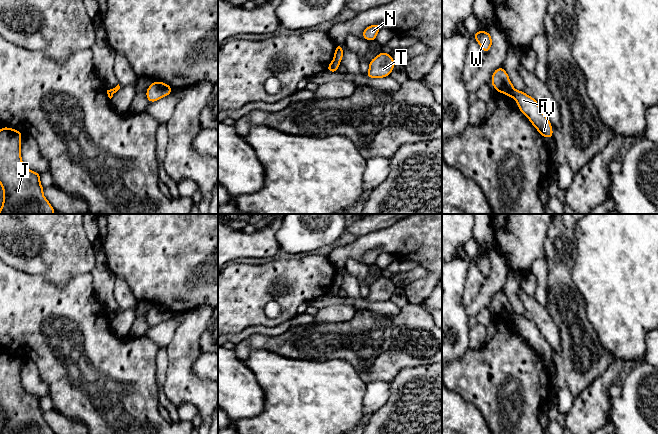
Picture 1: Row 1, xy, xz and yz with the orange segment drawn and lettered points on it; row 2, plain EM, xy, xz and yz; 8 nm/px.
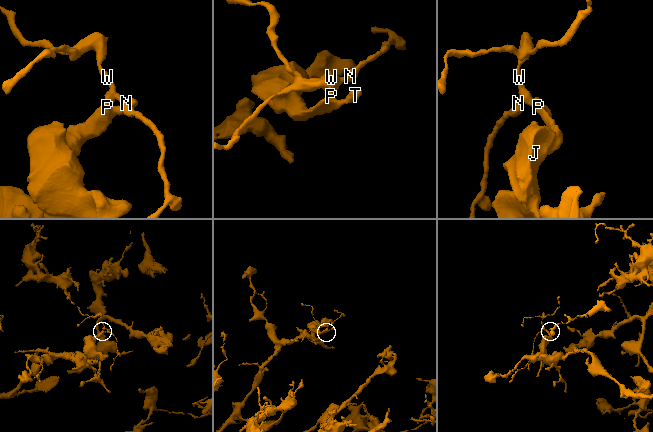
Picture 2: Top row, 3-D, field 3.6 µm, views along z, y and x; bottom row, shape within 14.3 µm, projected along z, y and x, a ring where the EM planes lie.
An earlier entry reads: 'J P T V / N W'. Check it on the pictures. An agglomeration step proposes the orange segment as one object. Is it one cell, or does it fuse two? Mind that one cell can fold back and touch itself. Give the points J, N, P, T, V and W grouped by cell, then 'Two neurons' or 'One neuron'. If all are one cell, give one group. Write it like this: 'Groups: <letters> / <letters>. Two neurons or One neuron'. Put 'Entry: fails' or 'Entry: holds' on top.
Entry: holds
Groups: J P T V / N W. Two neurons

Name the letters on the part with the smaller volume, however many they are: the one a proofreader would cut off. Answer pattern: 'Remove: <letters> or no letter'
Remove: N, W

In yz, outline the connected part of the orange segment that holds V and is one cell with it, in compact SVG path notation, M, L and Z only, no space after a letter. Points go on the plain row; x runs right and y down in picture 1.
M515 314L513 321L517 326L519 334L530 344L540 359L552 363L552 349L547 340L540 333L537 325L532 320L525 318L524 315Z

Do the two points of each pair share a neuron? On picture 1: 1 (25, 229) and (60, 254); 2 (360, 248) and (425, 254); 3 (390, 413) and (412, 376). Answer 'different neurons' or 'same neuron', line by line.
1: same neuron
2: same neuron
3: same neuron

